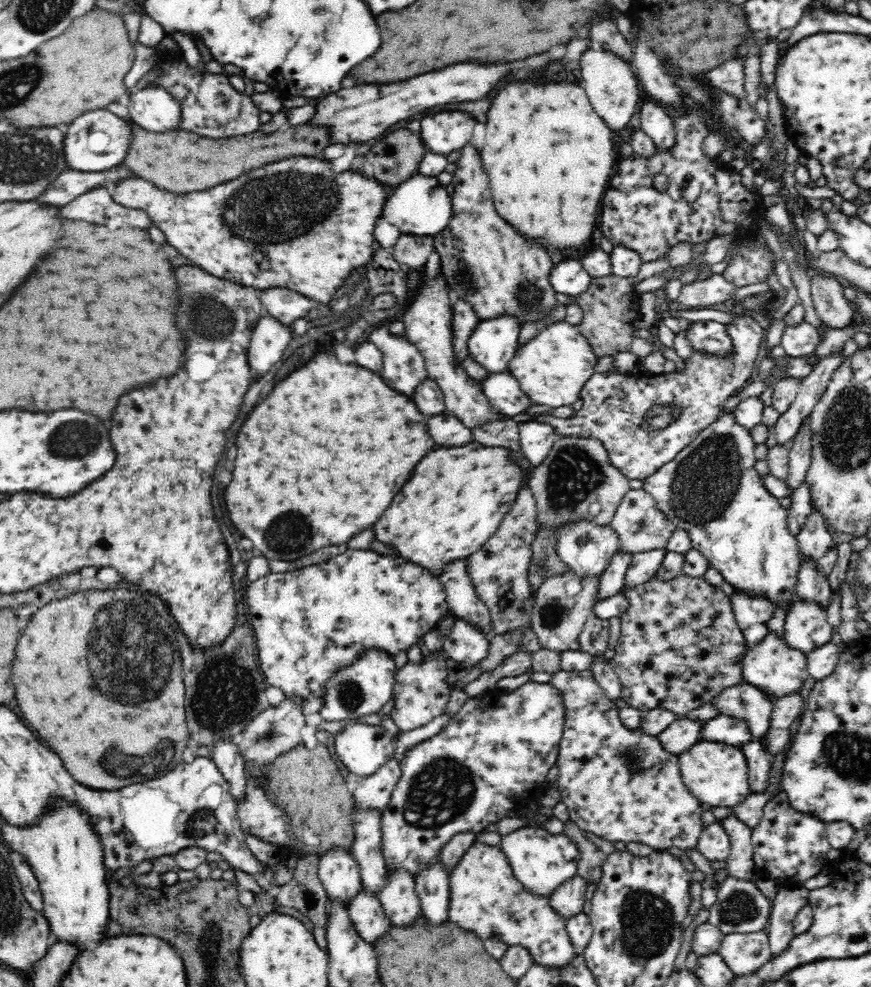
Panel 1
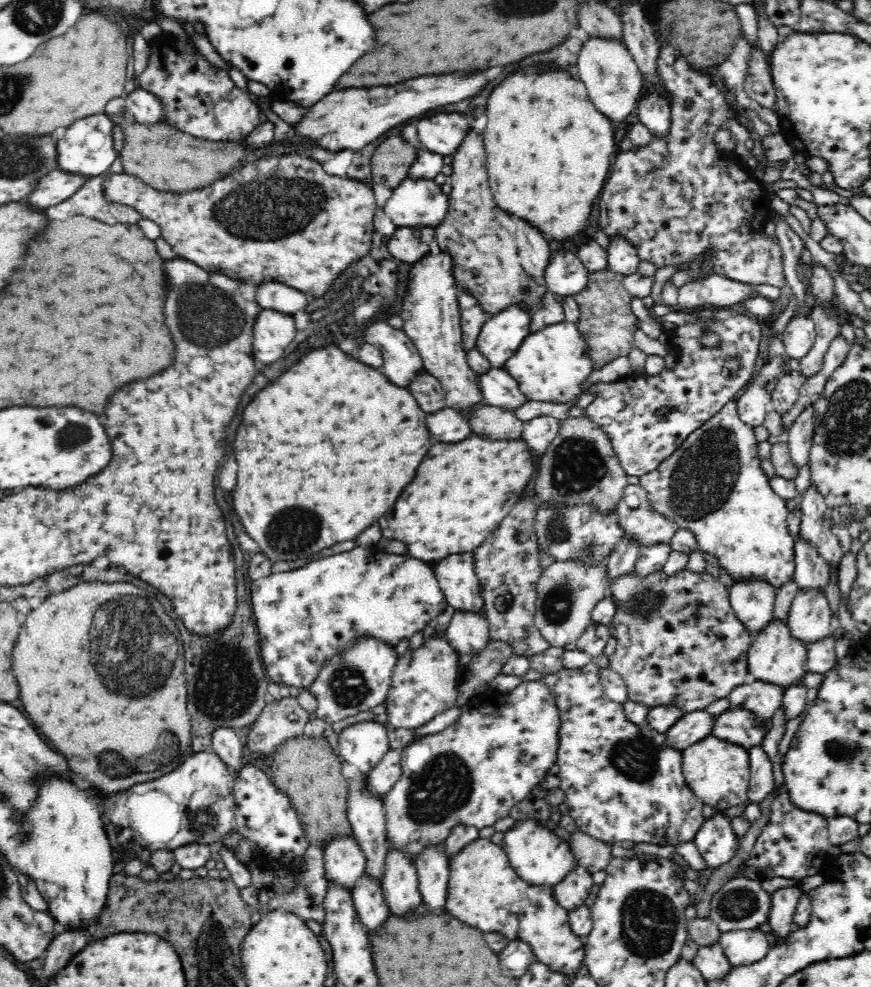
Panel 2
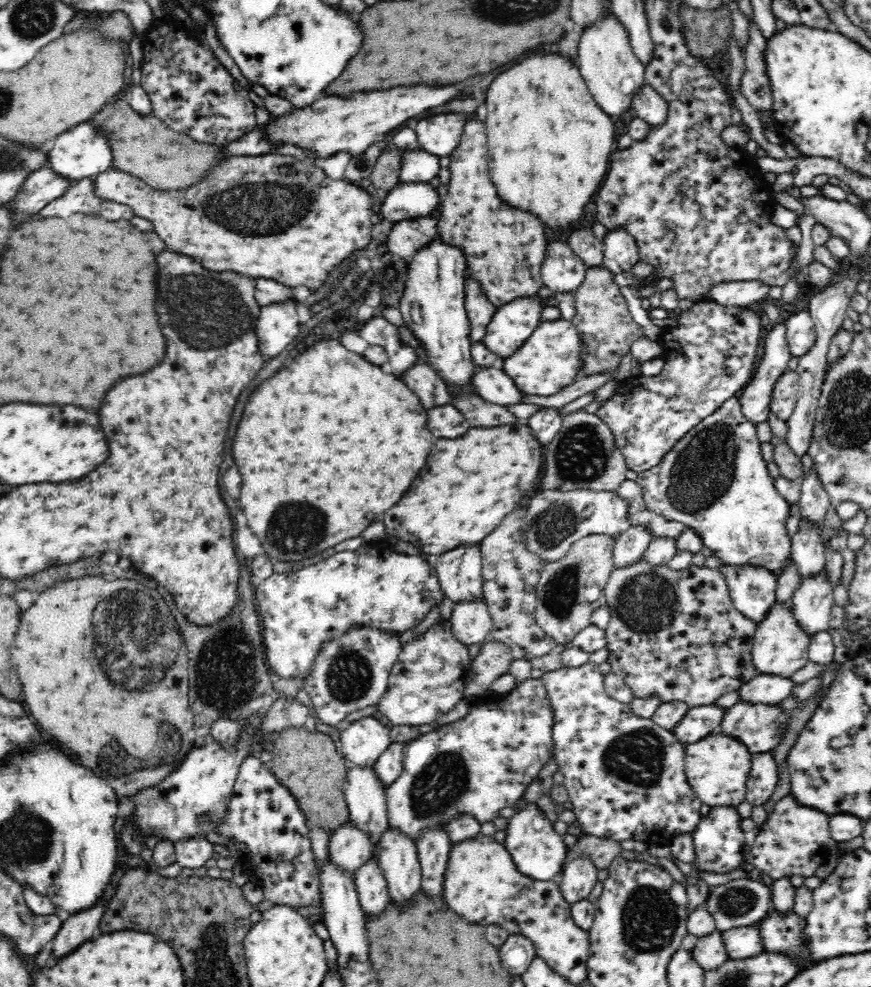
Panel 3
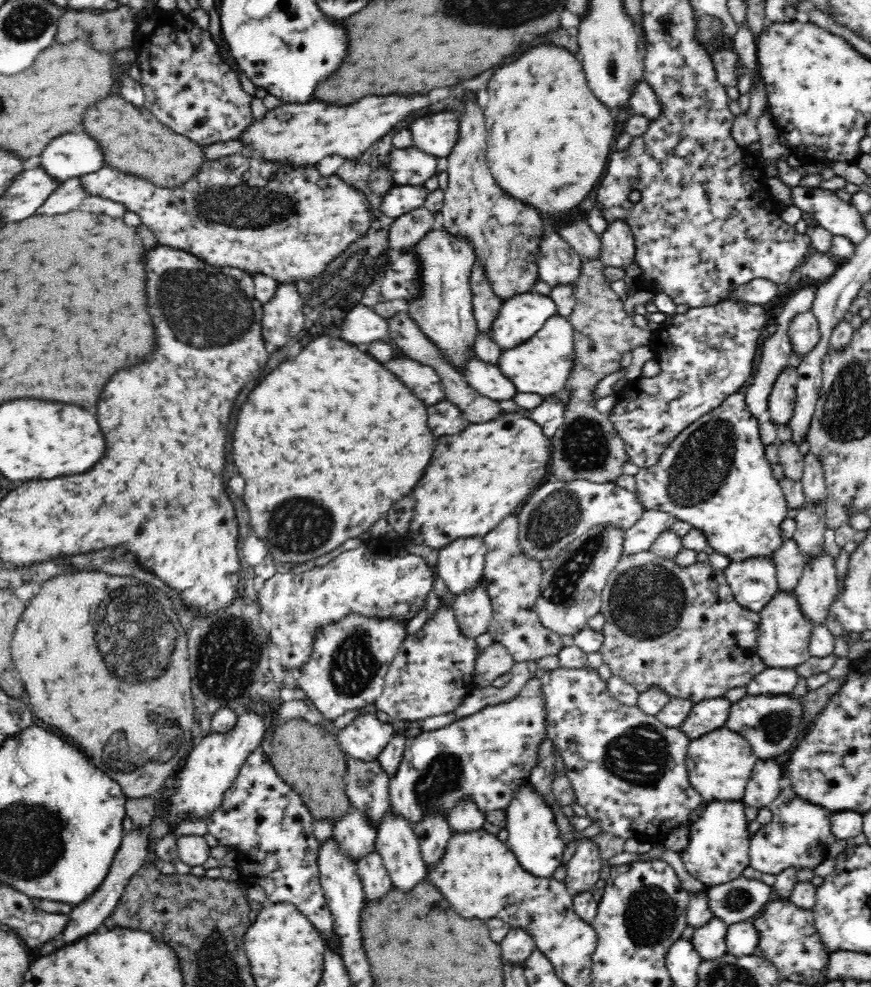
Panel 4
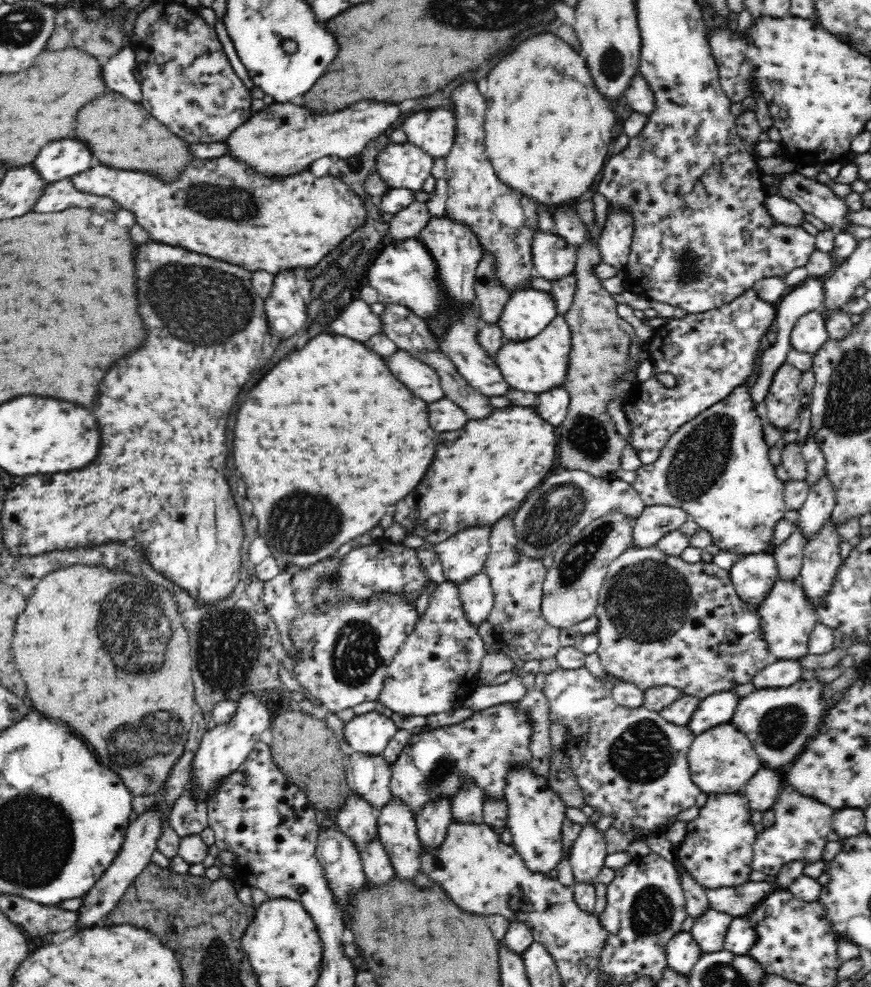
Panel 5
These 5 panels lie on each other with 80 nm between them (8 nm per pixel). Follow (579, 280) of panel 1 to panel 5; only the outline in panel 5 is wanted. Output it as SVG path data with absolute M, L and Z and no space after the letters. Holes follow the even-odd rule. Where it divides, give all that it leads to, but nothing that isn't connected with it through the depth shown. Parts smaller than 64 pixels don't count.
M556 232L537 233L532 246L536 275L553 281L574 273L578 248L566 243Z

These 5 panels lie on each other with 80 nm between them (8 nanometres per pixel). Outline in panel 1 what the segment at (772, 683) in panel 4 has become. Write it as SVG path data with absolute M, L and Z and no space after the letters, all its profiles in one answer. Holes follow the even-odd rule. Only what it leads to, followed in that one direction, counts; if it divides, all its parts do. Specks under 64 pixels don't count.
M744 682L722 690L706 706L714 706L719 716L744 722L754 739L762 738L770 727L773 702L758 688Z

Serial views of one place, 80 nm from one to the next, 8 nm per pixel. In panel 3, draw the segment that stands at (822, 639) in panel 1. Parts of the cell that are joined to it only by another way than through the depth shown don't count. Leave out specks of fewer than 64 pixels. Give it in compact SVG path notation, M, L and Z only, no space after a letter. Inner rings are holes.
M826 573L804 579L794 591L790 611L796 619L796 625L802 631L813 634L828 631L830 628L830 610L835 605L832 586Z

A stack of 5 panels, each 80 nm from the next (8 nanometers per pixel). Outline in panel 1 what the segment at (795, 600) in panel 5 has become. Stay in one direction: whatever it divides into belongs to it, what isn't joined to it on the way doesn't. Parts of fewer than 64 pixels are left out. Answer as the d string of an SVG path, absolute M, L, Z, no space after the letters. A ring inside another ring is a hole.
M772 633L756 646L747 649L741 668L744 683L758 688L771 699L771 702L778 702L792 694L801 694L804 683L810 677L807 670L807 656L790 649L783 637L776 637Z

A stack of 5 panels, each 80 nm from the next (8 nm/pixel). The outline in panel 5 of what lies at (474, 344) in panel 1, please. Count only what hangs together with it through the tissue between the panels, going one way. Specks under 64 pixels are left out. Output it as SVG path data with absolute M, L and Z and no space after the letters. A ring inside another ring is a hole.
M520 289L511 293L497 325L505 342L525 341L540 334L556 316L558 310L551 293Z

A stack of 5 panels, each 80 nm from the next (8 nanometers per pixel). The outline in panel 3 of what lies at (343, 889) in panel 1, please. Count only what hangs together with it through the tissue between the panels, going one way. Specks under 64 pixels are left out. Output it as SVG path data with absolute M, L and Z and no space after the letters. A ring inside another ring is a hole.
M349 821L339 826L329 840L328 857L342 873L355 876L357 870L372 859L372 843Z

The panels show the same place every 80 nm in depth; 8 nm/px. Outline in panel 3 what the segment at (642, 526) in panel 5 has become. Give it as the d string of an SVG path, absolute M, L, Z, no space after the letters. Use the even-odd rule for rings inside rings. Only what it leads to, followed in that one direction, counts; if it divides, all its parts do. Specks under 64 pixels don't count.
M630 527L624 534L620 534L612 552L614 568L624 568L639 561L652 539L646 527Z

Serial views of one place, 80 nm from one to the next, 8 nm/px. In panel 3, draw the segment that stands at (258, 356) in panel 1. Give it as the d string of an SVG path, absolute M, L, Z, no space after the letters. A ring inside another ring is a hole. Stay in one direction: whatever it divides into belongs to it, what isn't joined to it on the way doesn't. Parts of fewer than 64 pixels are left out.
M282 303L262 307L254 330L262 356L266 360L278 356L298 336L300 326L302 324L296 314L296 304Z

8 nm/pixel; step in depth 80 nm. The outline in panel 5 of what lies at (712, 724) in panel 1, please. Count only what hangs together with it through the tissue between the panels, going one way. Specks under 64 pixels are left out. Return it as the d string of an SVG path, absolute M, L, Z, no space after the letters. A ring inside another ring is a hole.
M801 679L790 688L755 690L740 698L730 724L752 742L762 766L784 772L802 752L802 748L818 733L826 711L831 708L835 699L827 702L820 699L824 685L816 680Z

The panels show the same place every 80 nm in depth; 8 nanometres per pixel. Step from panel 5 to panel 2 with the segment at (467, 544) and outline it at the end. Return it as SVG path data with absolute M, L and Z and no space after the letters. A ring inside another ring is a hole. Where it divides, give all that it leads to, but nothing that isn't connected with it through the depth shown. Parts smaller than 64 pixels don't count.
M471 552L448 555L433 569L448 605L455 611L484 615L485 604L480 594L482 584L476 577Z

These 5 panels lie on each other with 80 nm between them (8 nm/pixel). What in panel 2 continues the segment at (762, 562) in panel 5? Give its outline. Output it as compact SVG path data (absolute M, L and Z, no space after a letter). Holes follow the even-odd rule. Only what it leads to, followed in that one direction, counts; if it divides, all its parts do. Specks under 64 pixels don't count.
M760 579L736 581L729 589L729 601L744 629L756 638L773 618L776 590Z

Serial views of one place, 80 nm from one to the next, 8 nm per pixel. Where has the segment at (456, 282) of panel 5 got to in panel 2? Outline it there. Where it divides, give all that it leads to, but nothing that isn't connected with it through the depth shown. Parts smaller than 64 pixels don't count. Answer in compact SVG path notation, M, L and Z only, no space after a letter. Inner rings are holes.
M446 252L437 256L430 254L421 261L411 265L407 293L403 299L402 313L403 331L415 344L423 360L423 368L440 381L444 389L446 407L452 408L462 417L469 420L469 414L478 406L484 406L483 396L479 387L479 376L470 369L466 362L466 351L462 349L462 331L460 331L460 310L456 298L456 279L452 275L452 257Z

